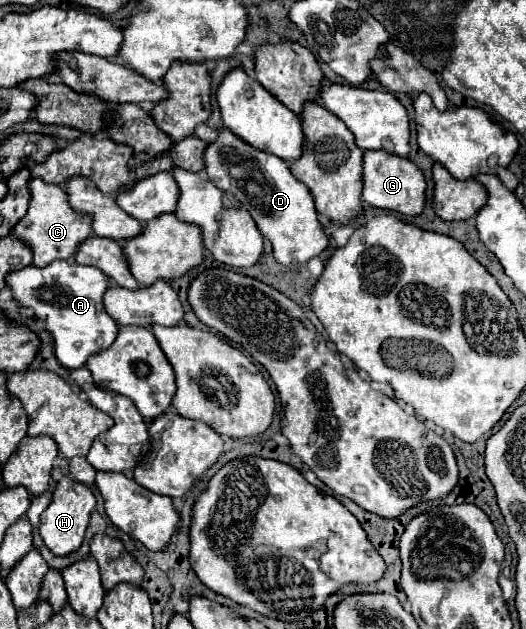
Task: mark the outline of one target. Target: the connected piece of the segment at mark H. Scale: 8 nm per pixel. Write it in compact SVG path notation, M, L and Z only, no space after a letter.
M66 477L58 481L50 507L40 515L40 535L54 555L66 557L74 553L76 549L80 549L94 505L96 505L96 497L92 495L88 487L80 485L78 481L66 479Z

